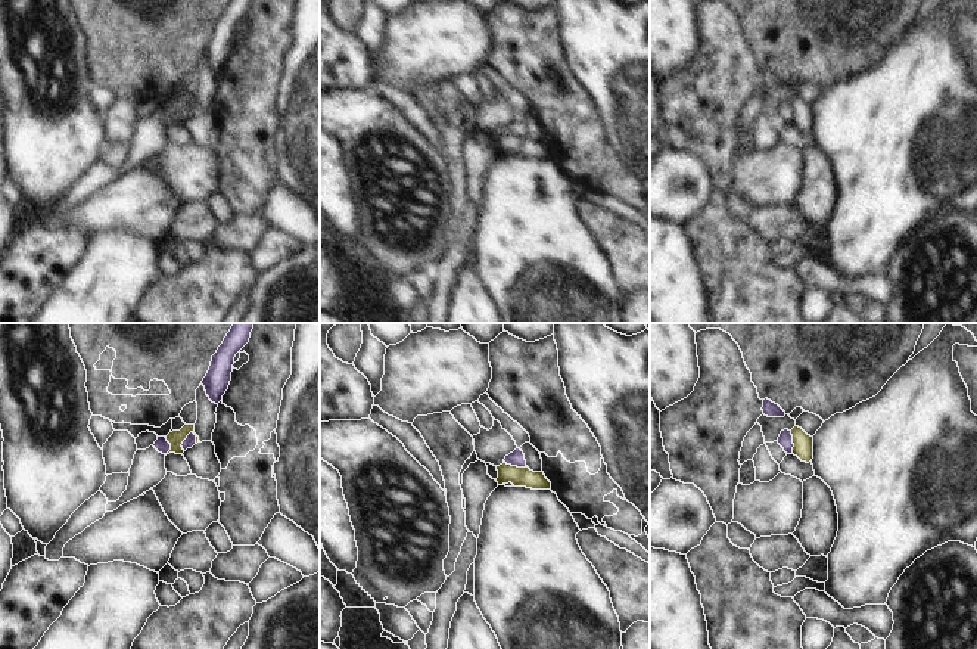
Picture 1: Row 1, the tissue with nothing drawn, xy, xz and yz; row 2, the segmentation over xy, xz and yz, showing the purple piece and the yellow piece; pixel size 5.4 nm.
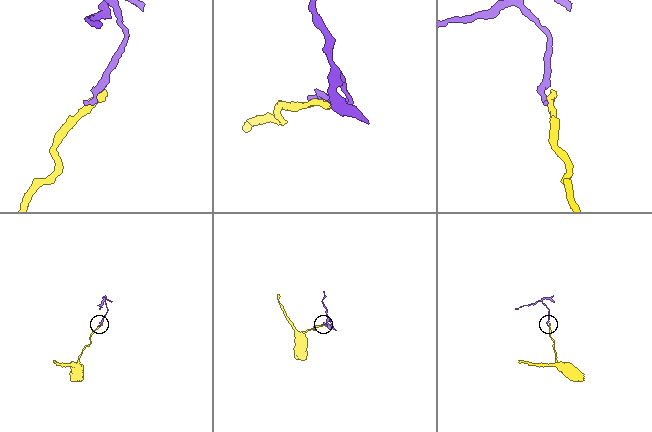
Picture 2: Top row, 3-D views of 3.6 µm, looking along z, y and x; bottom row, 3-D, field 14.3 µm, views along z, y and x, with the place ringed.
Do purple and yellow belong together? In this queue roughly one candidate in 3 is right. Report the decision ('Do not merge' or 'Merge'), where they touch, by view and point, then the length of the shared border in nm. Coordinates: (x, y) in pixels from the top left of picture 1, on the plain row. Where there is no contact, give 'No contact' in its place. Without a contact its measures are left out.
Do not merge. Touches purple at xy (183, 111). Shared border 120 nm

